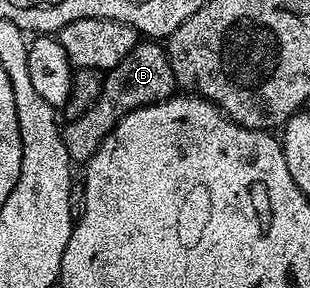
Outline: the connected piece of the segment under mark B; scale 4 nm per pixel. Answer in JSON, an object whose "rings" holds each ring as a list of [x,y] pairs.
{"rings":[[[137,42],[134,50],[130,50],[130,54],[126,54],[118,66],[107,69],[97,101],[80,118],[63,125],[64,141],[70,158],[74,162],[86,162],[122,117],[139,108],[169,100],[177,88],[176,79],[170,70],[167,47],[160,42]]]}

